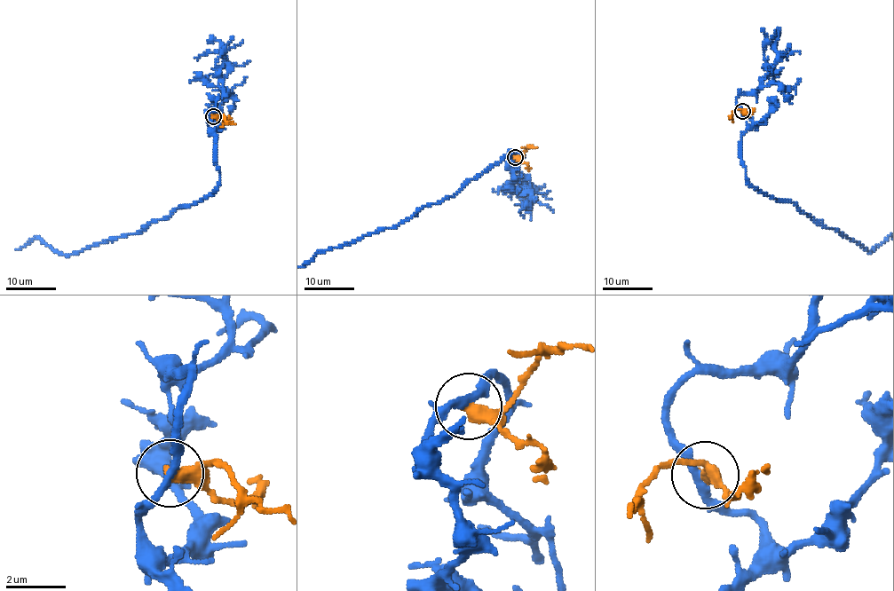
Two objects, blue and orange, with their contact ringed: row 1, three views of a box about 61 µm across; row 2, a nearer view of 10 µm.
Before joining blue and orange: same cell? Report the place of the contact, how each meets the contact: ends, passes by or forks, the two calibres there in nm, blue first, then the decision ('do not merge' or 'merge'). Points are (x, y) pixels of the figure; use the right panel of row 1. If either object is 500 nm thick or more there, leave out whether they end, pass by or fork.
place (742, 111); blue passes by; orange ends; calibres 240 and 460 nm; do not merge

